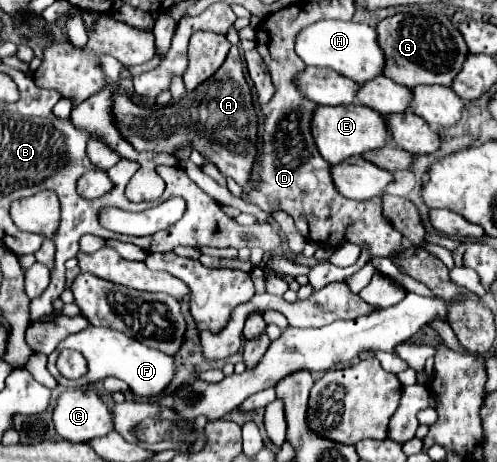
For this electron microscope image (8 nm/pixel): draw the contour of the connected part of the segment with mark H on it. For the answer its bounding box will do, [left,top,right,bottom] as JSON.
[295,19,383,83]

